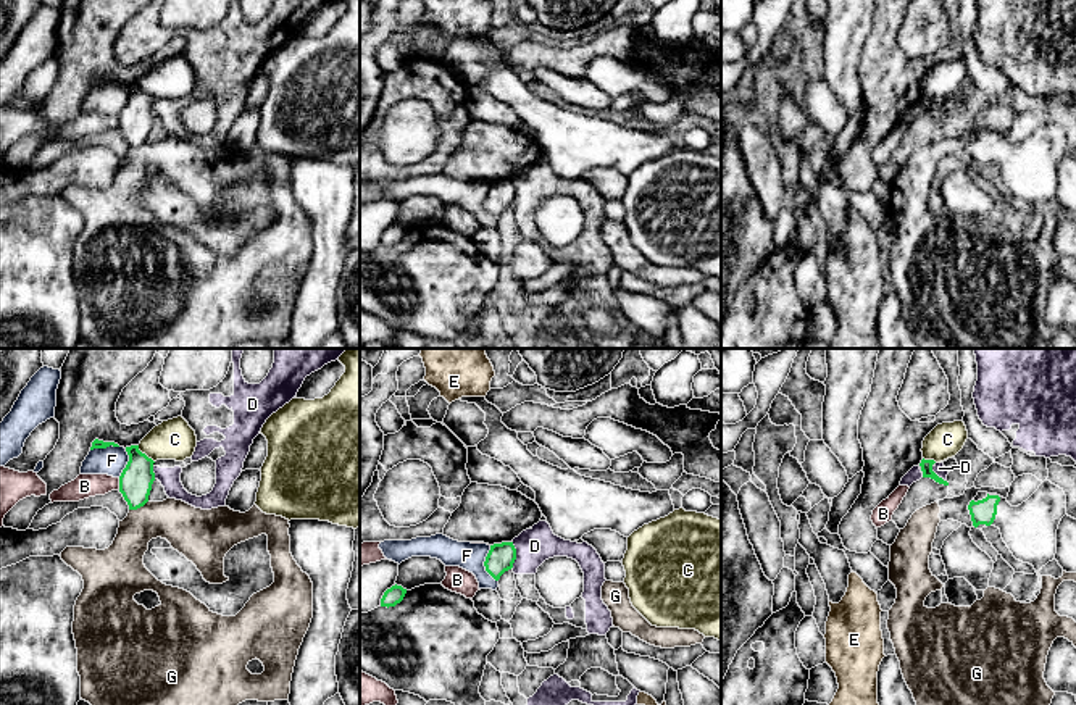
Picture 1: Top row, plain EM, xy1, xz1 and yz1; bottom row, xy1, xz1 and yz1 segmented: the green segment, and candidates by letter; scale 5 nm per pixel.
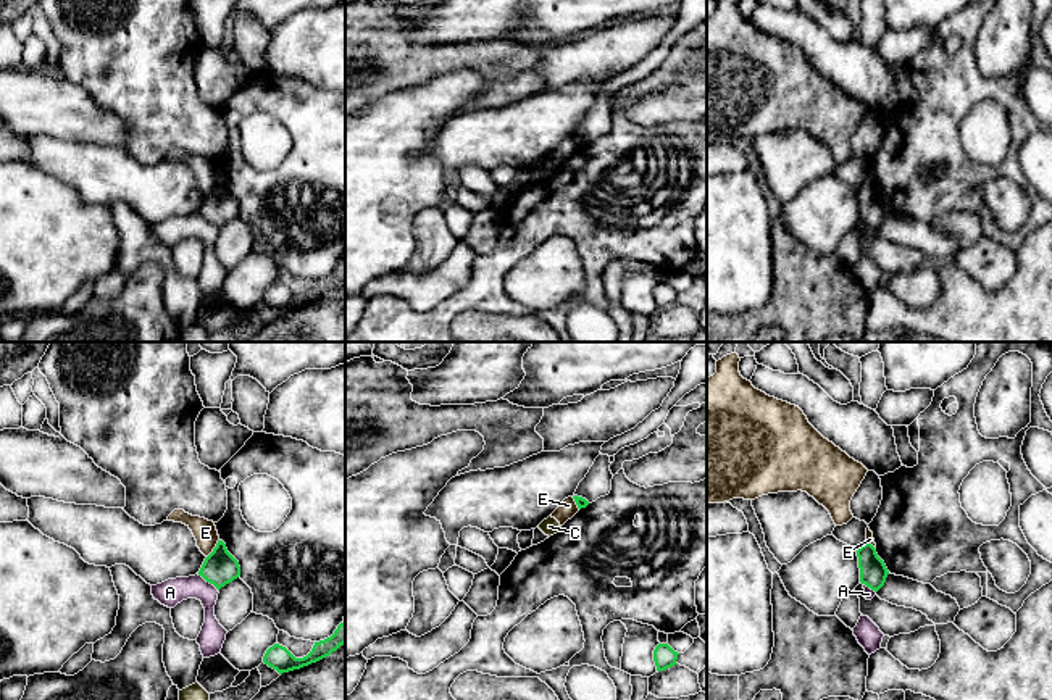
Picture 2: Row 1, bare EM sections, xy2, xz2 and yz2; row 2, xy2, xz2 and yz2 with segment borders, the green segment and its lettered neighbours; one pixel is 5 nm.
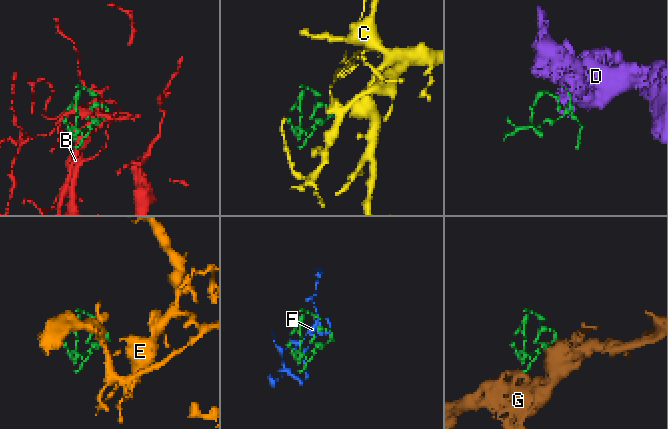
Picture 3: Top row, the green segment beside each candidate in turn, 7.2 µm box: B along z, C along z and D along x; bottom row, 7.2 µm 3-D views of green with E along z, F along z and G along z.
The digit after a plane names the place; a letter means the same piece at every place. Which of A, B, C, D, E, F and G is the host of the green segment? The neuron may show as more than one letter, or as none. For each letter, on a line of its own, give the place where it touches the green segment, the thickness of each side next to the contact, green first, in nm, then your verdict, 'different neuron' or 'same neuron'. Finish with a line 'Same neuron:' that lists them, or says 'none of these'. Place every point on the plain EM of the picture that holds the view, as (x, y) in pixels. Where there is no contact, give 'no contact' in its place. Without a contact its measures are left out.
A: xy2 (208, 220) | 170/130 nm | different neuron
B: xy1 (120, 121) | 160/120 nm | different neuron
C: xy1 (144, 92) | 160/200 nm | different neuron
D: xz1 (515, 194) | 140/180 nm | different neuron
E: xy2 (213, 187) | 170/120 nm | different neuron
F: xz1 (484, 202) | 140/140 nm | different neuron
G: xy1 (137, 146) | 160/220 nm | different neuron
Same neuron: none of these

